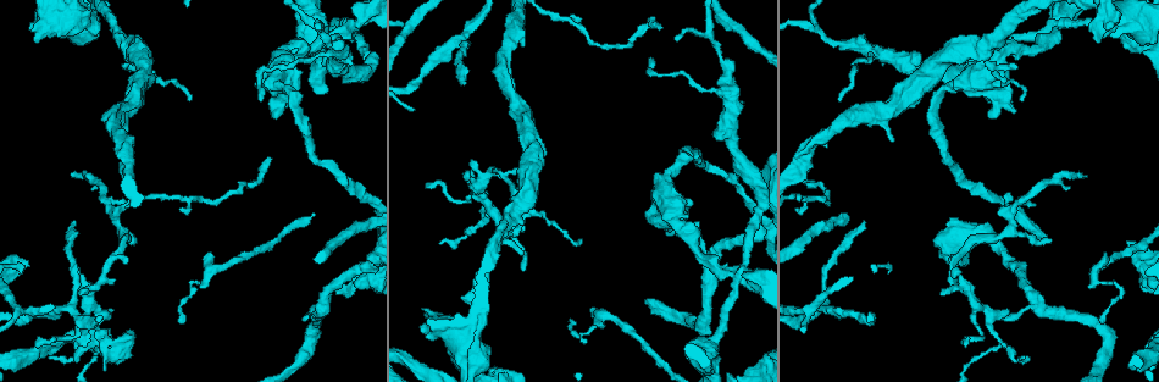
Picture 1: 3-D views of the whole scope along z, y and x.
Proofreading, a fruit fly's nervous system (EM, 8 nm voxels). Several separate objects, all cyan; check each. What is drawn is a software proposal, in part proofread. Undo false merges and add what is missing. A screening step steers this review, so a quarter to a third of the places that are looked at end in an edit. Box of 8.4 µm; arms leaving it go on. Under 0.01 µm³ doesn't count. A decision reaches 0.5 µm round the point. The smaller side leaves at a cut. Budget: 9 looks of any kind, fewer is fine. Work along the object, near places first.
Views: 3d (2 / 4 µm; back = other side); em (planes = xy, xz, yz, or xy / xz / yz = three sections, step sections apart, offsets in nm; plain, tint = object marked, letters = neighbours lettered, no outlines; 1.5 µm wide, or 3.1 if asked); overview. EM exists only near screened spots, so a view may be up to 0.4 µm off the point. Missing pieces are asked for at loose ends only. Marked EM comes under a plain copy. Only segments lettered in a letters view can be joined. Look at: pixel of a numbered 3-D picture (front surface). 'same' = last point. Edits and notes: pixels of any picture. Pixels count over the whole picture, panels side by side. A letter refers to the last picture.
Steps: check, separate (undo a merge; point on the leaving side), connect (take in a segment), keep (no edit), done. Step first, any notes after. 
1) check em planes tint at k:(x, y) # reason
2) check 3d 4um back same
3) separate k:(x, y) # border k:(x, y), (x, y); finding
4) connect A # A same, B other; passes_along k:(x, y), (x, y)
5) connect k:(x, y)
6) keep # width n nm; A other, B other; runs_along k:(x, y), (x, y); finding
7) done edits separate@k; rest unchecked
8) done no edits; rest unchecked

check 3d 4um back at 1:(1053, 25) # thick turns thin

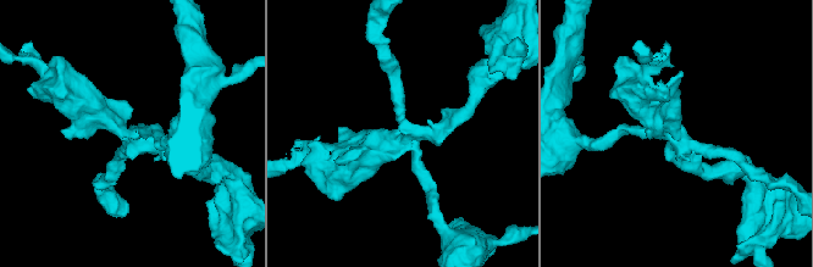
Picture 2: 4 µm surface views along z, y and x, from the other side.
check em xz step 4 letters at 2:(138, 140) # arms 4

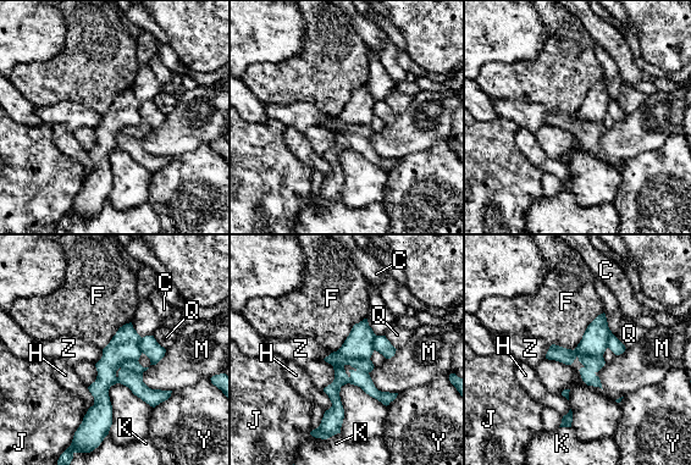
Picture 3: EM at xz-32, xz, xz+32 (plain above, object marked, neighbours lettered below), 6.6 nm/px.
separate 3:(595, 341) # C other, F other, H other, J other, K other, M other, Q other, Y other, Z other; part_leaving 3:(364, 324), (340, 365), (338, 424); two neurons meet here

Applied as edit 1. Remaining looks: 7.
check em planes tint at 1:(79, 176) # tapers out

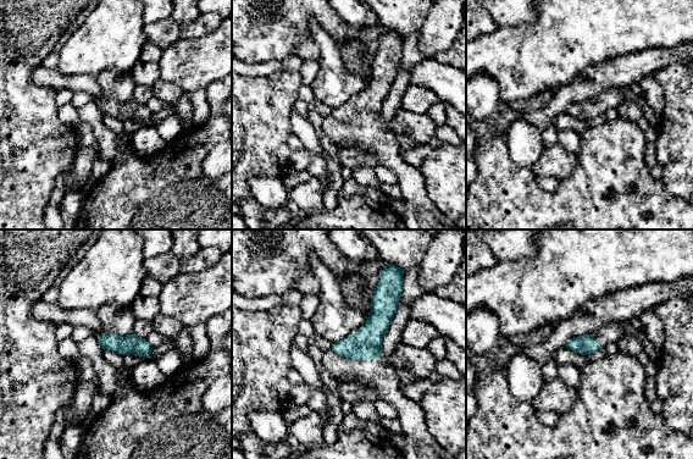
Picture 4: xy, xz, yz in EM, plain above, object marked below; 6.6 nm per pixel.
check em planes letters same

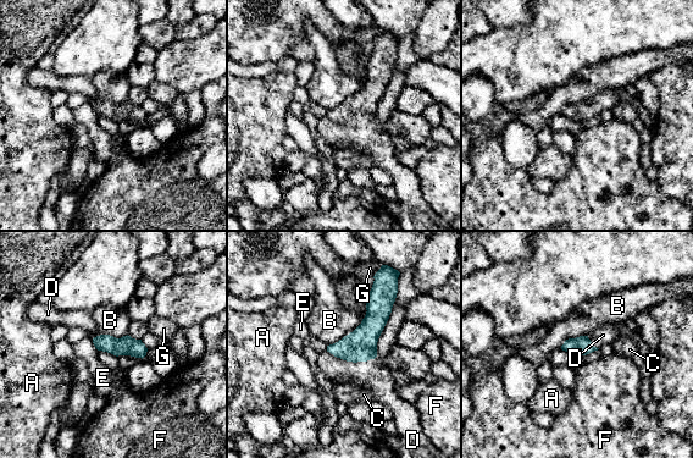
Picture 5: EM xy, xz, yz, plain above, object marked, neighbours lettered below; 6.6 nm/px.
connect D # width 130 nm; A other, B other, C other, D same, E other, F other, G other; passes_along 5:(360, 345), (351, 360), (376, 378); it goes on there

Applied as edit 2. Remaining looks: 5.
check overview

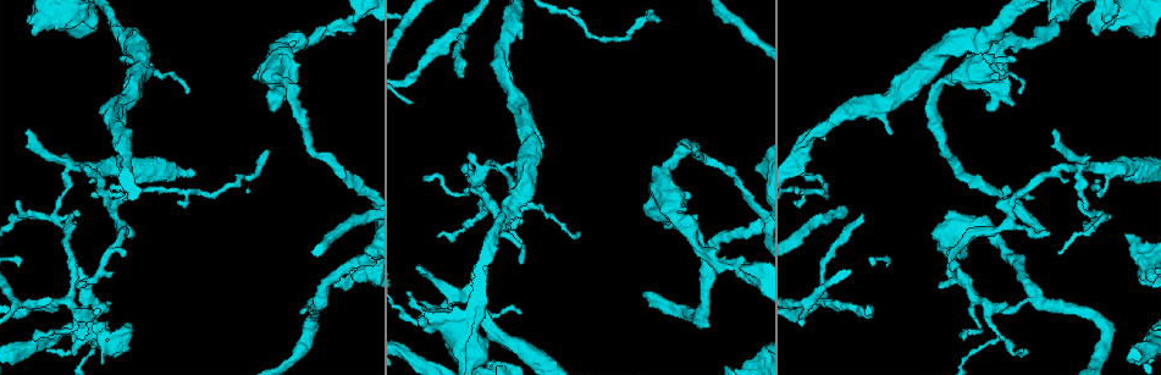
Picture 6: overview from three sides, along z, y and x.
check em planes letters at 6:(694, 216) # free end

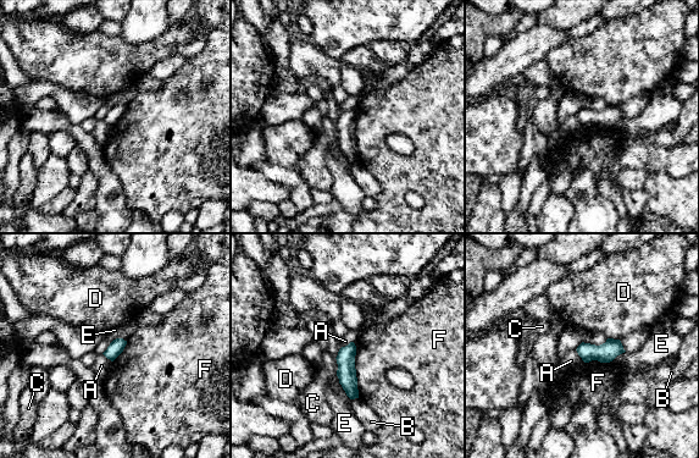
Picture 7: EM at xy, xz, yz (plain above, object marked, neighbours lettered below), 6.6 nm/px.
keep # A other, B other, C other, D other, E other, F other; no lettered segment goes on from it

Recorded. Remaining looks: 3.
check 3d 4um at 6:(47, 350) # thin end

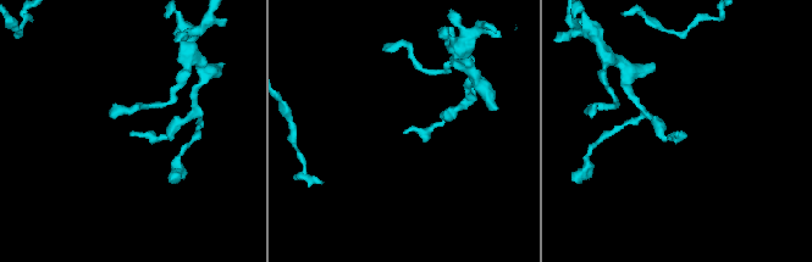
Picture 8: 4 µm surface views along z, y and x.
check em planes tint at 8:(676, 132)

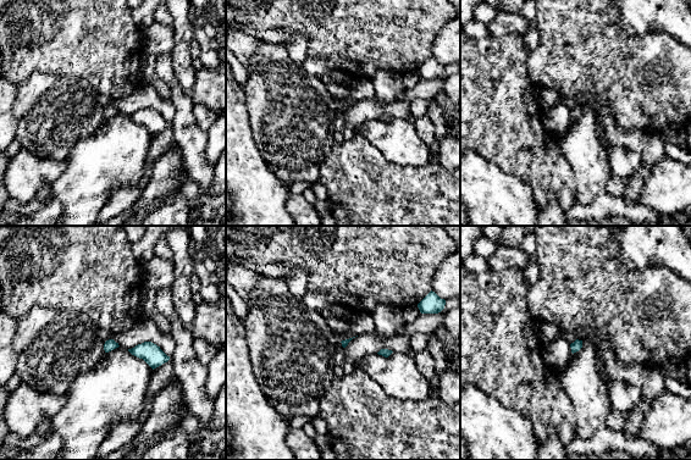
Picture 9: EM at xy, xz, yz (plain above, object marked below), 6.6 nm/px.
check em planes letters same

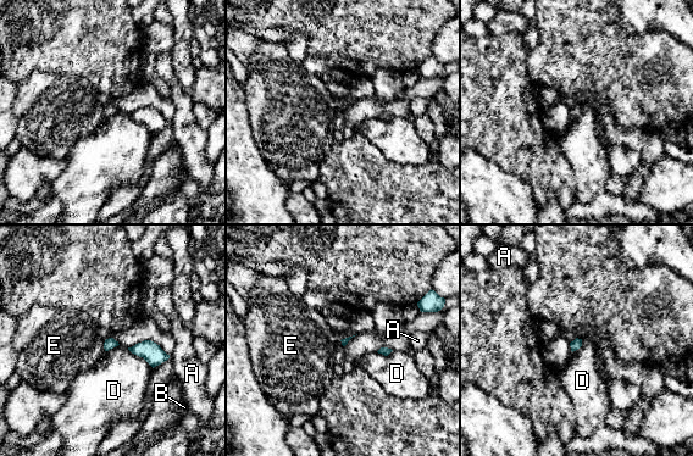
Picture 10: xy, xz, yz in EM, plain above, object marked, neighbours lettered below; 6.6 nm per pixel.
keep # longest_contact D 220 nm; A other, B other, D other, E other; none of them fits

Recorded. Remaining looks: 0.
done edits separate@3, connect@5; rest unchecked

